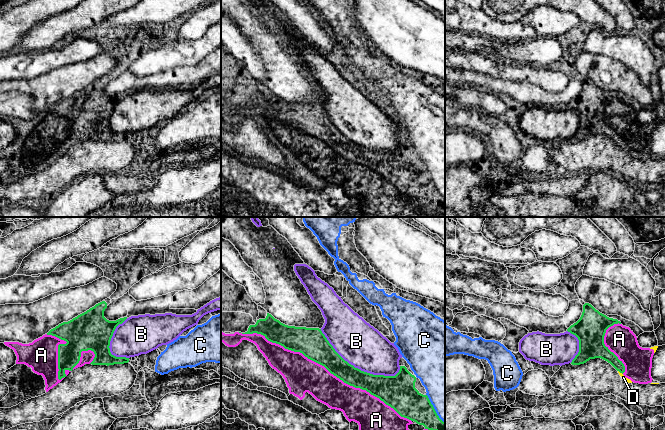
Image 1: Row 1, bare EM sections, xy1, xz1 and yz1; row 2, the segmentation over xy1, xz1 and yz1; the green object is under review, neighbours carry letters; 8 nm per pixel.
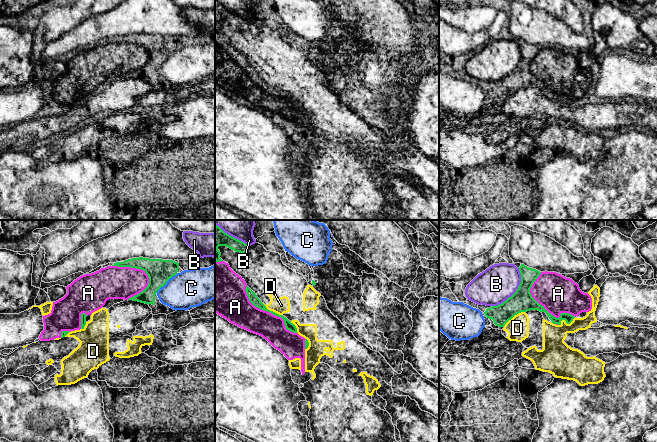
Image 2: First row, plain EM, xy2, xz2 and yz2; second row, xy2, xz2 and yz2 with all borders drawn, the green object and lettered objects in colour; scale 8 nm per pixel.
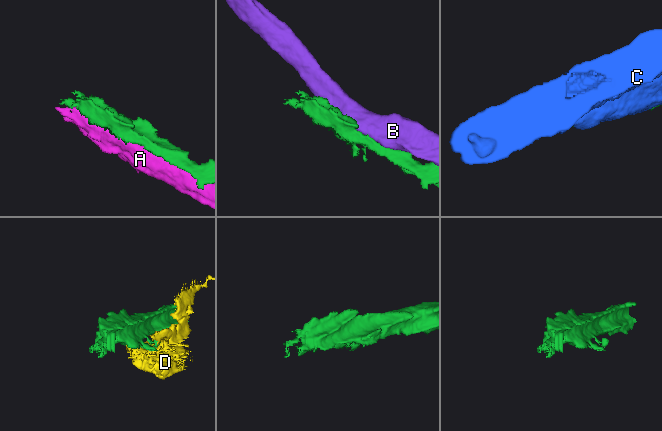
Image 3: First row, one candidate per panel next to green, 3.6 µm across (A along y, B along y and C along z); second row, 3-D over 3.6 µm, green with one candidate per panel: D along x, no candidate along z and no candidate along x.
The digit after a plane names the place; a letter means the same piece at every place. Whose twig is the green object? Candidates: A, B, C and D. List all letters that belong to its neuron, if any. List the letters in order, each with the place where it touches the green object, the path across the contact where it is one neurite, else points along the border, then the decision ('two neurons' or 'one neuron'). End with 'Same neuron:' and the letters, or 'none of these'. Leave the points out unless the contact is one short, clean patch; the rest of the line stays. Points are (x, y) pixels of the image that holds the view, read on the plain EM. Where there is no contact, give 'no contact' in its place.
A: contact xz1 (325, 143); one neuron
B: contact xz1 (357, 144); two neurons
C: contact xy2 (166, 58); two neurons
D: contact yz2 (513, 92); two neurons
Same neuron: A

